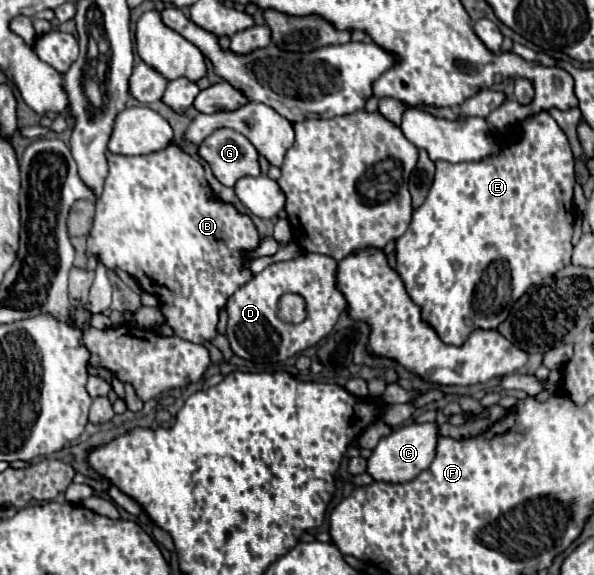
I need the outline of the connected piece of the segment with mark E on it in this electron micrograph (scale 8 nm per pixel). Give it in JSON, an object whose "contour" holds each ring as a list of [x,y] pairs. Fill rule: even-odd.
{"contour":[[[540,112],[536,116],[526,118],[520,124],[520,134],[516,136],[516,140],[508,138],[508,134],[498,134],[496,142],[500,146],[500,150],[484,160],[478,162],[436,162],[436,174],[434,174],[434,182],[432,188],[424,200],[424,204],[414,210],[412,214],[412,222],[406,230],[404,236],[400,236],[396,240],[396,270],[402,276],[406,290],[410,294],[410,298],[422,308],[422,318],[438,332],[438,336],[446,342],[446,344],[454,344],[460,346],[468,334],[474,328],[498,328],[498,324],[502,320],[506,320],[510,306],[534,284],[540,284],[546,276],[552,276],[556,272],[560,272],[562,268],[566,268],[570,264],[570,256],[572,256],[572,224],[576,218],[576,208],[574,208],[574,186],[576,186],[576,176],[574,176],[574,156],[570,150],[570,144],[566,140],[566,134],[562,132],[562,128],[558,128],[556,120],[548,114],[548,112]]]}

